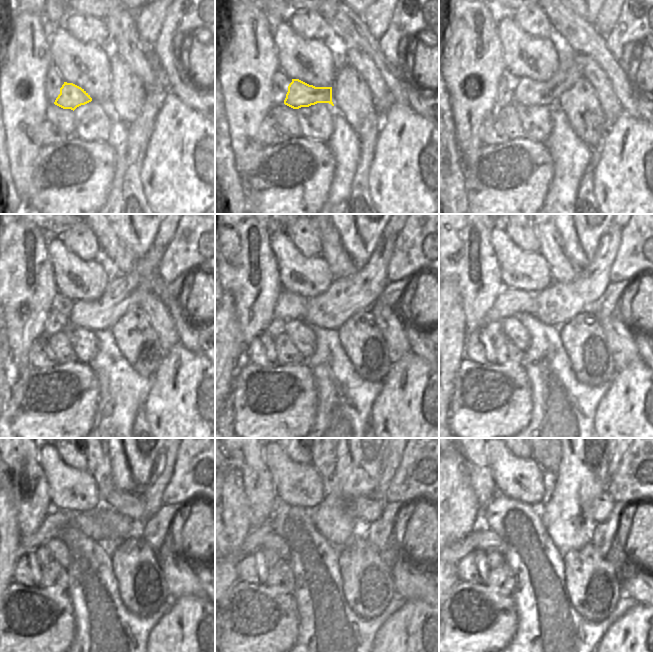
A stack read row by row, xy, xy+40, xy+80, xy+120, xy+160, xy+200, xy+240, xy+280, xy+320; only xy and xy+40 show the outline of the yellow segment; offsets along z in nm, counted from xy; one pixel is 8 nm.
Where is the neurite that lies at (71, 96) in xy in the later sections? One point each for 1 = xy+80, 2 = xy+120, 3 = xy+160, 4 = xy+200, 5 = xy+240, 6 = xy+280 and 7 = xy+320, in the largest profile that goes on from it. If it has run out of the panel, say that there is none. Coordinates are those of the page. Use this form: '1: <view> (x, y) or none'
1: xy+80 (528, 92)
2: xy+120 (121, 294)
3: xy+160 (346, 296)
4: xy+200 (558, 303)
5: xy+240 (103, 524)
6: xy+280 (391, 458)
7: xy+320 (615, 458)

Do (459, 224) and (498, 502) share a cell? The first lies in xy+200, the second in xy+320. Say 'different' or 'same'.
different

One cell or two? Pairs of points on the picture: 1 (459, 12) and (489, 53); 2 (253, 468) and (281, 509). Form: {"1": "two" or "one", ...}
{"1": "one", "2": "two"}

